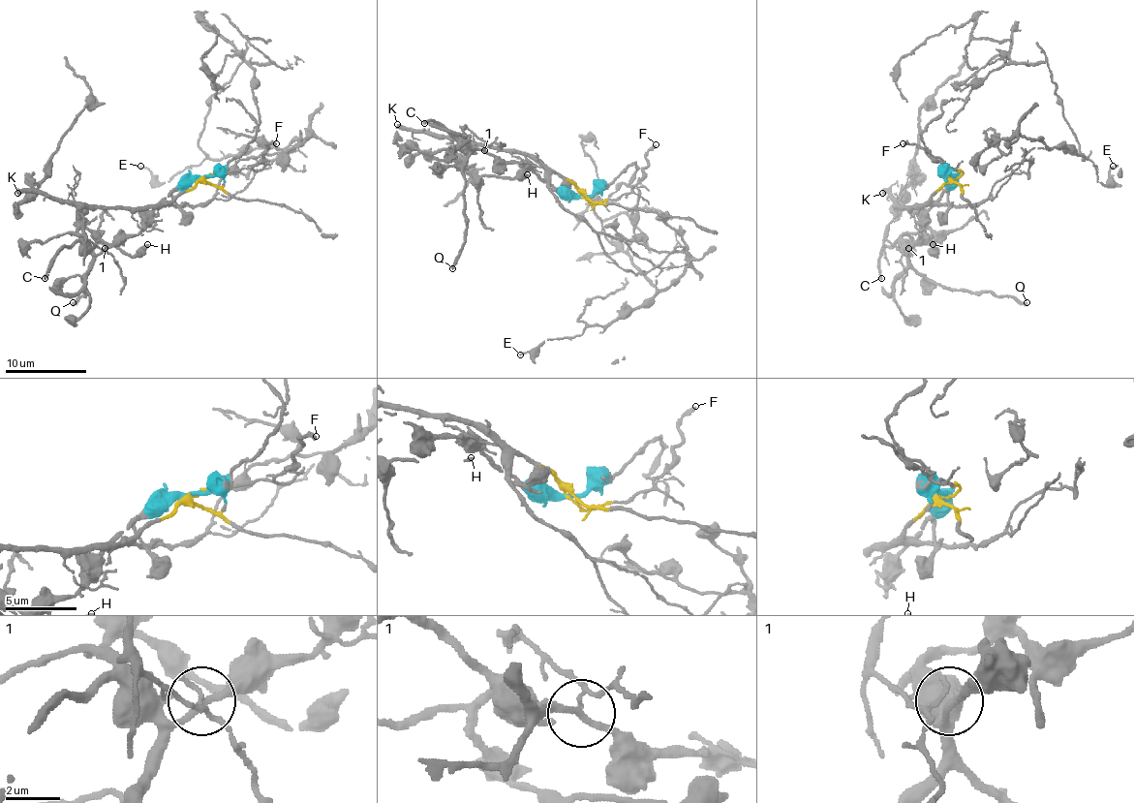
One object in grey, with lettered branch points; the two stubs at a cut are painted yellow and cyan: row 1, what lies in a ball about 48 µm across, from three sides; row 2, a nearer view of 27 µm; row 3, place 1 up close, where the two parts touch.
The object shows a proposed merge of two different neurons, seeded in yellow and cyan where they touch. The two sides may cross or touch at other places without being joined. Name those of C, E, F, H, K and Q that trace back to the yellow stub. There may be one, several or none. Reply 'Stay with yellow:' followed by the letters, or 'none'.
Stay with yellow: E, F, K

